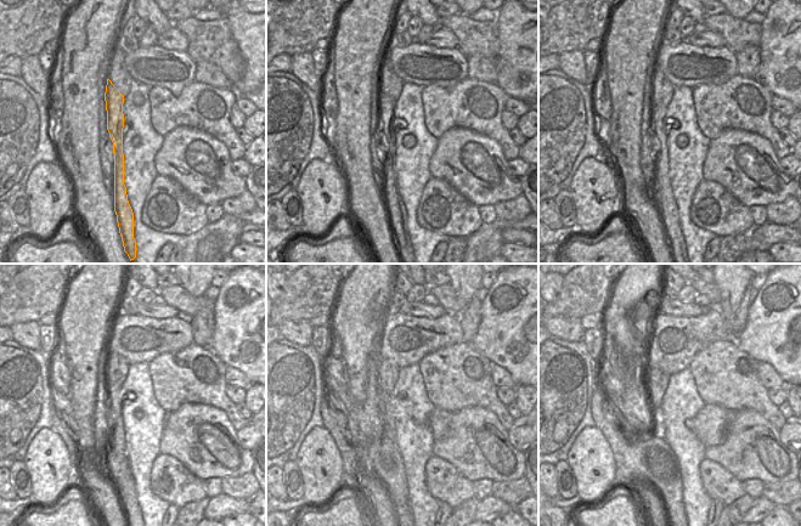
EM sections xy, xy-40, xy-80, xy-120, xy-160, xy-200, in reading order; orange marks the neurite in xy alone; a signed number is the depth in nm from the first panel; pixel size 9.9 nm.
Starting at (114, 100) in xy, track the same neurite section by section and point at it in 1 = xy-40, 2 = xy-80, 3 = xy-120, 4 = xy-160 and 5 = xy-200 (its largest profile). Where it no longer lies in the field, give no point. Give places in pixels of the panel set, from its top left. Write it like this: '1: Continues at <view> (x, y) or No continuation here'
1: Continues at xy-40 (396, 211)
2: Continues at xy-80 (667, 208)
3: Continues at xy-120 (118, 468)
4: Continues at xy-160 (389, 431)
5: Continues at xy-200 (659, 430)

